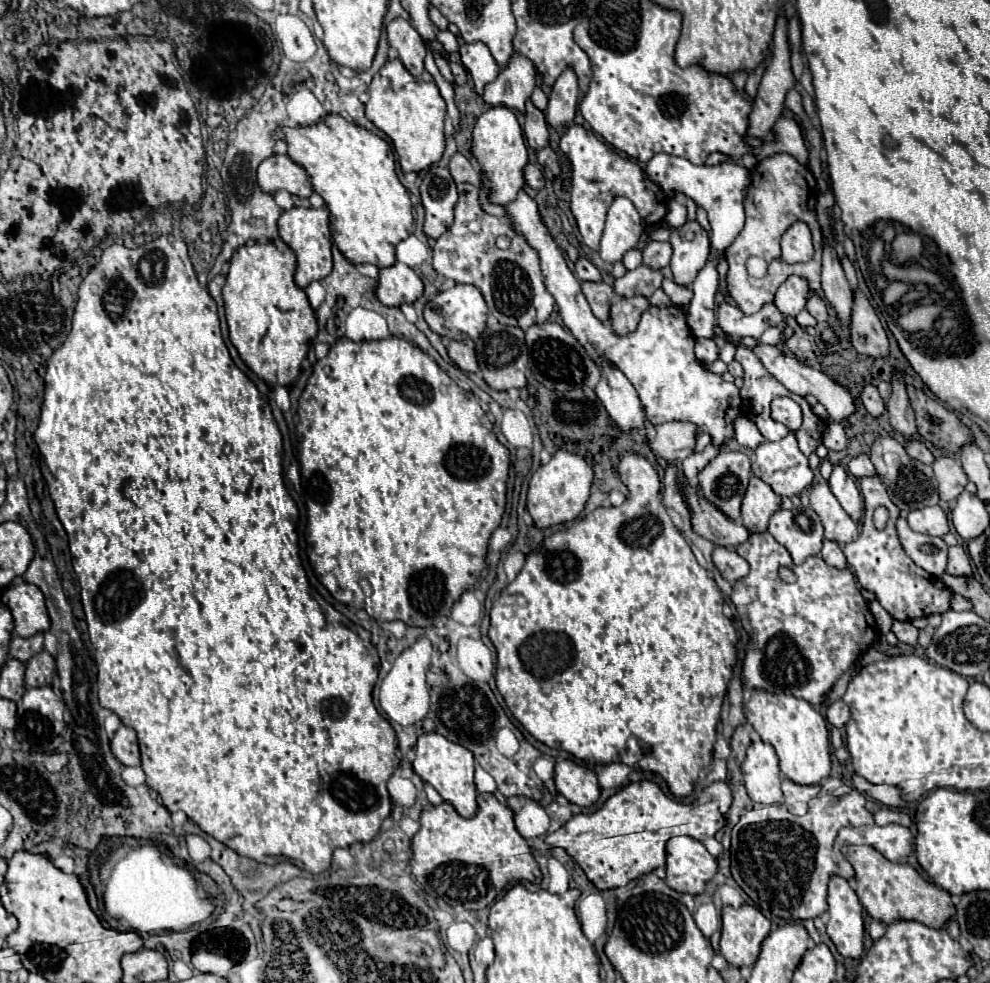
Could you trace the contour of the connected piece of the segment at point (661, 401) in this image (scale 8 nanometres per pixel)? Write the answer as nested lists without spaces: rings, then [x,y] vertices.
[[[520,191],[518,197],[510,205],[506,205],[506,213],[514,221],[514,227],[526,237],[526,241],[534,249],[538,249],[546,287],[556,299],[564,325],[580,341],[580,345],[592,359],[606,357],[606,361],[622,369],[622,373],[640,395],[640,401],[652,425],[690,421],[698,429],[698,435],[708,433],[712,437],[714,447],[722,447],[726,441],[734,439],[734,421],[742,413],[742,399],[738,395],[738,387],[734,383],[726,383],[720,375],[712,373],[696,359],[694,335],[690,333],[690,327],[686,323],[686,313],[680,307],[648,307],[642,313],[642,319],[634,333],[628,333],[624,337],[614,335],[610,323],[598,321],[594,317],[580,289],[580,281],[566,267],[562,251],[542,225],[536,201]]]

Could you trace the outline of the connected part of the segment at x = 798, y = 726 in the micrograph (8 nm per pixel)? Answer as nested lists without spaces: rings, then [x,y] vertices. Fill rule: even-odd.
[[[752,691],[746,699],[744,715],[762,741],[776,749],[784,777],[798,785],[820,785],[820,781],[830,775],[830,741],[826,719],[814,711],[810,703],[792,695]]]

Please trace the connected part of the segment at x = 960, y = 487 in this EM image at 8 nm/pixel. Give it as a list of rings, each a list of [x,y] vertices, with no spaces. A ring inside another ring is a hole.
[[[938,457],[932,465],[934,475],[938,479],[938,493],[940,499],[946,503],[954,503],[958,499],[958,495],[966,489],[968,485],[968,477],[962,471],[962,467],[958,465],[956,459],[952,457]]]

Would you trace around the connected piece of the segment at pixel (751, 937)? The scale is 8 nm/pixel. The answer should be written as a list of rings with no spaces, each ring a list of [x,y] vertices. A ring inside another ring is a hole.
[[[750,905],[722,909],[720,953],[734,967],[754,967],[762,941],[770,935],[770,921]]]

